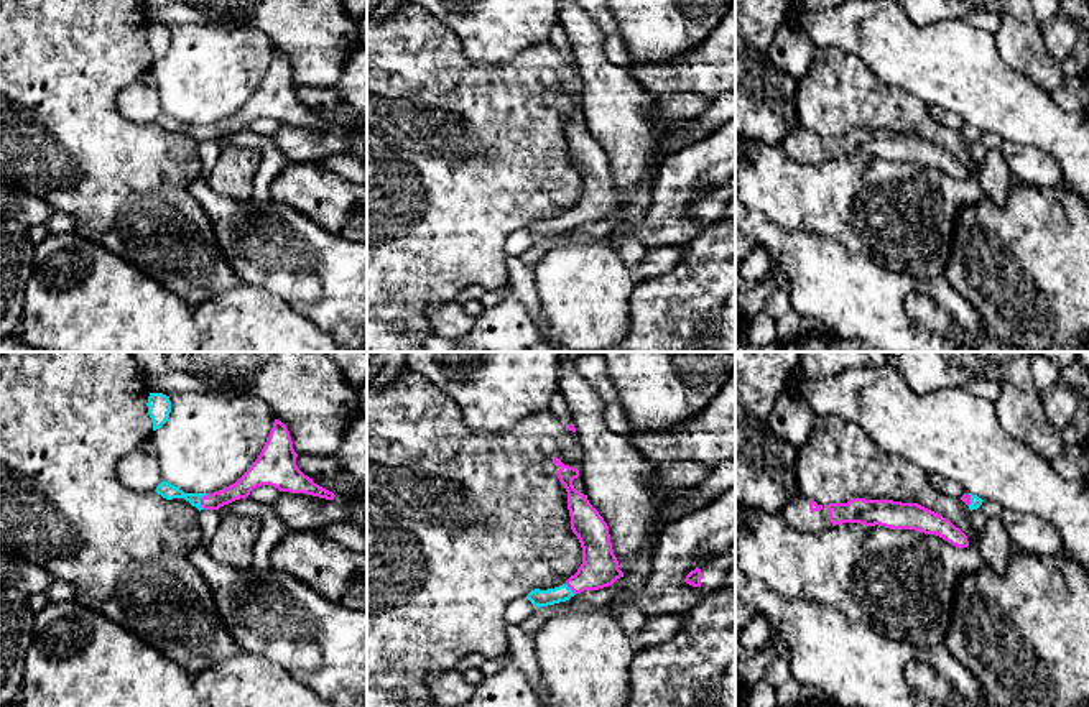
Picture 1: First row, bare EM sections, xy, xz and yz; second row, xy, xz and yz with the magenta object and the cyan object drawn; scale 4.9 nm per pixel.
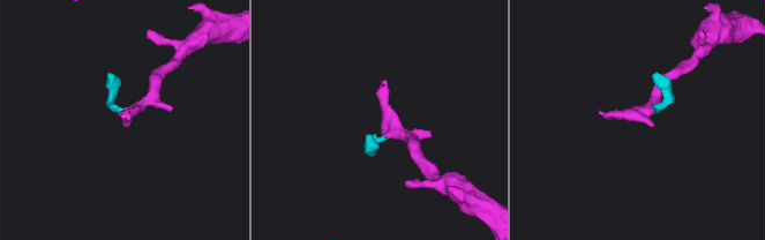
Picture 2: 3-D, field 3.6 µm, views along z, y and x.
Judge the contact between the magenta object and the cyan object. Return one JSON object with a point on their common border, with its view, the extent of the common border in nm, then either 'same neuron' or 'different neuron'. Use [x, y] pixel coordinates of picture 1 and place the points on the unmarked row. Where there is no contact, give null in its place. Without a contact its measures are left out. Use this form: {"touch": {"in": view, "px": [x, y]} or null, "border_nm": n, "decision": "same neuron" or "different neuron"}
{"touch": {"in": "xy", "px": [201, 132]}, "border_nm": 80, "decision": "same neuron"}

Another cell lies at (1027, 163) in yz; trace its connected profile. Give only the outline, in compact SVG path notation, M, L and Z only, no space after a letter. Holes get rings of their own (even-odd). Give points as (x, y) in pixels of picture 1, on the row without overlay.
M1003 141L1000 151L1012 179L1038 187L1054 187L1063 183L1059 163L1043 150L1031 145Z

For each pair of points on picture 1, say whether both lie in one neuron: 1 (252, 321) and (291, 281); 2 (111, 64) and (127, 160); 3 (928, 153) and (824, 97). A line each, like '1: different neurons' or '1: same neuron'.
1: different neurons
2: same neuron
3: different neurons

